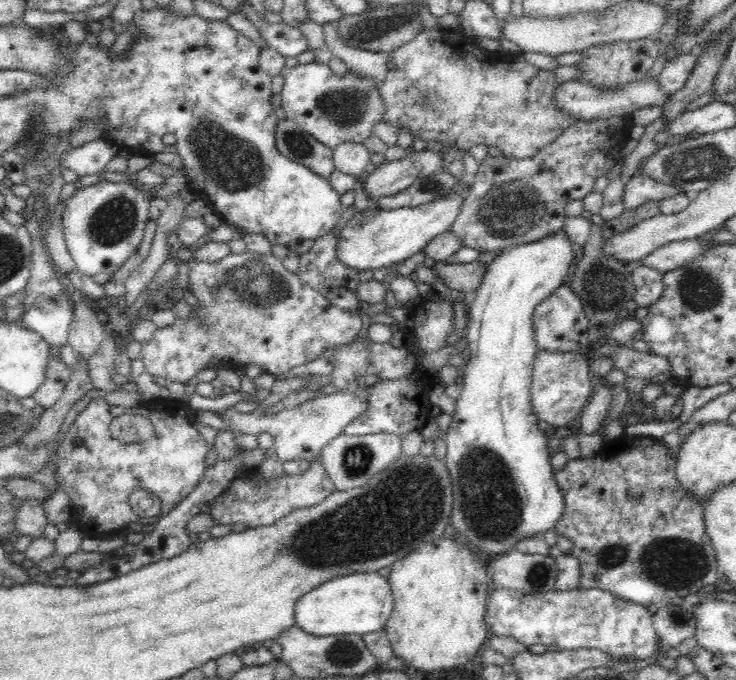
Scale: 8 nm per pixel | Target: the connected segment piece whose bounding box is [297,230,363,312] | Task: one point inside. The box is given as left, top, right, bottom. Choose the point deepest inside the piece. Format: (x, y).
(320, 268)

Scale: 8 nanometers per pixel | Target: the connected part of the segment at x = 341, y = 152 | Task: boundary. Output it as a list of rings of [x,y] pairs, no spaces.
[[[347,142],[333,148],[335,170],[350,175],[357,180],[360,174],[366,170],[370,156],[370,152],[368,152],[368,149],[363,144]]]

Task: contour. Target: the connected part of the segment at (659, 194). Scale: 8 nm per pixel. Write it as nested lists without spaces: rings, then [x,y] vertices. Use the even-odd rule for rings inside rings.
[[[634,175],[624,190],[624,207],[626,207],[626,211],[632,211],[642,204],[659,202],[683,193],[676,187],[660,183],[648,176]]]

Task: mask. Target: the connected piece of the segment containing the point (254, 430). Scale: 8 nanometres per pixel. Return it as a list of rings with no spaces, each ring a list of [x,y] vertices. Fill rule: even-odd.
[[[367,382],[363,385],[362,391],[352,395],[352,393],[340,393],[336,391],[330,395],[322,395],[319,397],[312,398],[303,404],[299,404],[294,408],[277,412],[273,415],[266,415],[265,413],[242,413],[230,407],[227,411],[220,412],[218,414],[223,418],[228,426],[231,426],[237,433],[257,435],[260,432],[270,433],[274,438],[274,446],[281,451],[281,454],[276,458],[282,464],[288,460],[294,459],[305,459],[308,462],[312,462],[317,458],[321,451],[326,447],[326,444],[330,443],[330,440],[336,438],[342,433],[342,428],[346,424],[350,423],[355,417],[359,417],[360,414],[364,414],[369,407],[368,393],[366,393]]]

